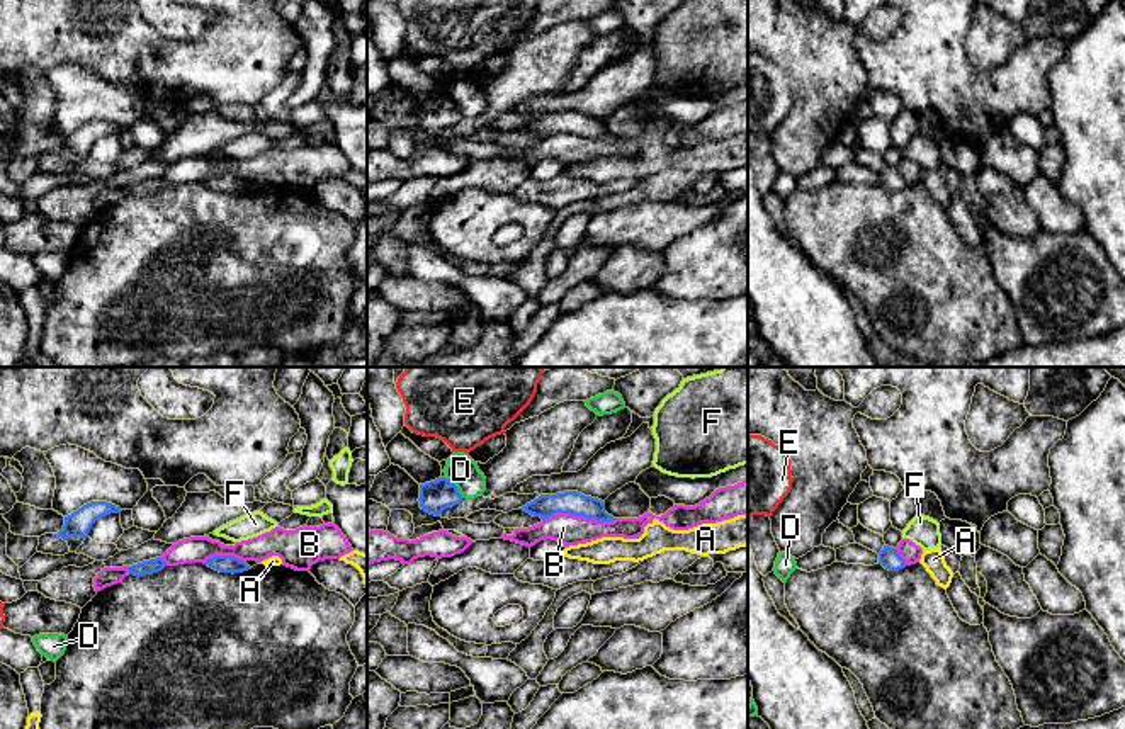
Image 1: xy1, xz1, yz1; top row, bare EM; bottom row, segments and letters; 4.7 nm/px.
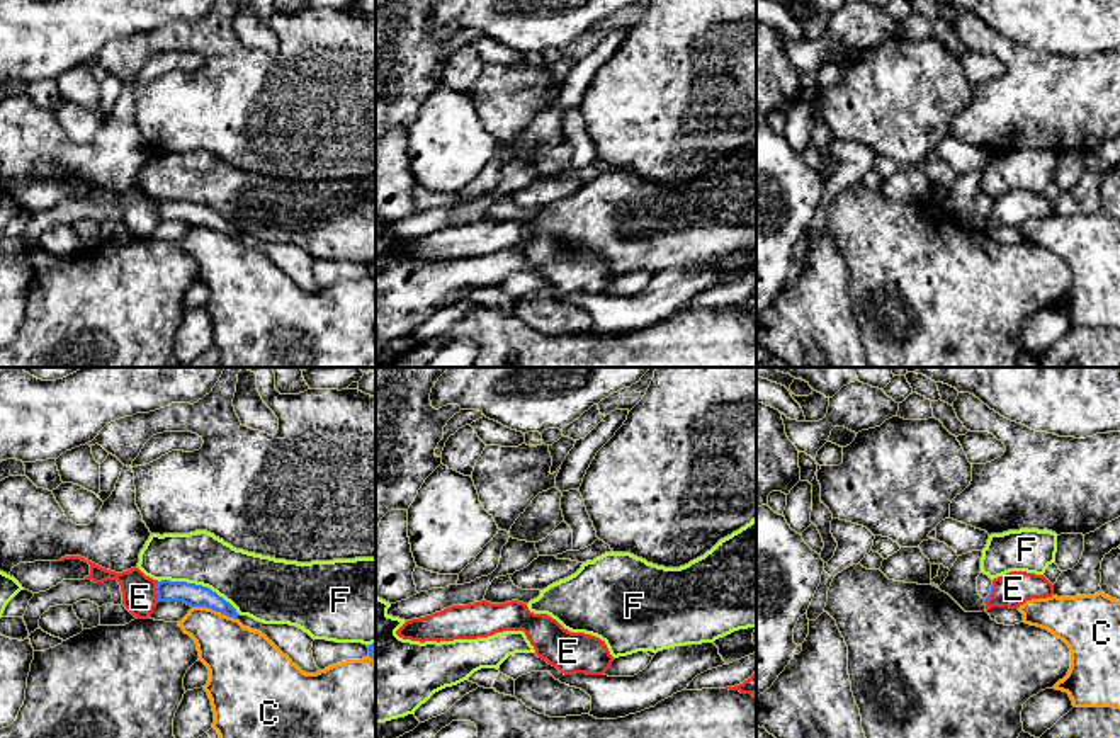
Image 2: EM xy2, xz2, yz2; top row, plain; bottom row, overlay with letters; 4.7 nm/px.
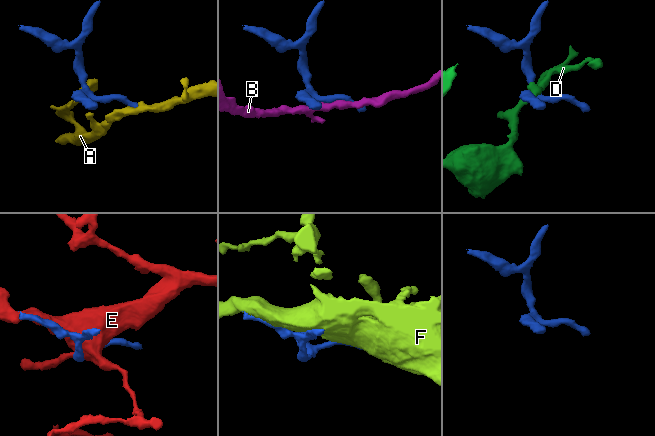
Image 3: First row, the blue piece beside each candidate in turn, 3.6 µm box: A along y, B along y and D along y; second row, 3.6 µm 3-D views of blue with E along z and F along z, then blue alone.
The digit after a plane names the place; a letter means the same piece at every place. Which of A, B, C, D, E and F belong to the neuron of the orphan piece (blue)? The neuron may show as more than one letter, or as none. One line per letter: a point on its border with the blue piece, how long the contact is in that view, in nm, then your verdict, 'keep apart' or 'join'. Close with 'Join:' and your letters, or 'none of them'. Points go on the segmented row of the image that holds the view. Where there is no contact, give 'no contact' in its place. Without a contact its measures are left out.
A: xz1 (638, 537) | 40 nm | keep apart
B: xz1 (578, 515) | 360 nm | keep apart
C: xy2 (214, 609) | 220 nm | keep apart
D: xz1 (456, 486) | 130 nm | keep apart
E: xy2 (157, 592) | 100 nm | keep apart
F: xy2 (199, 585) | 420 nm | keep apart
Join: none of them

